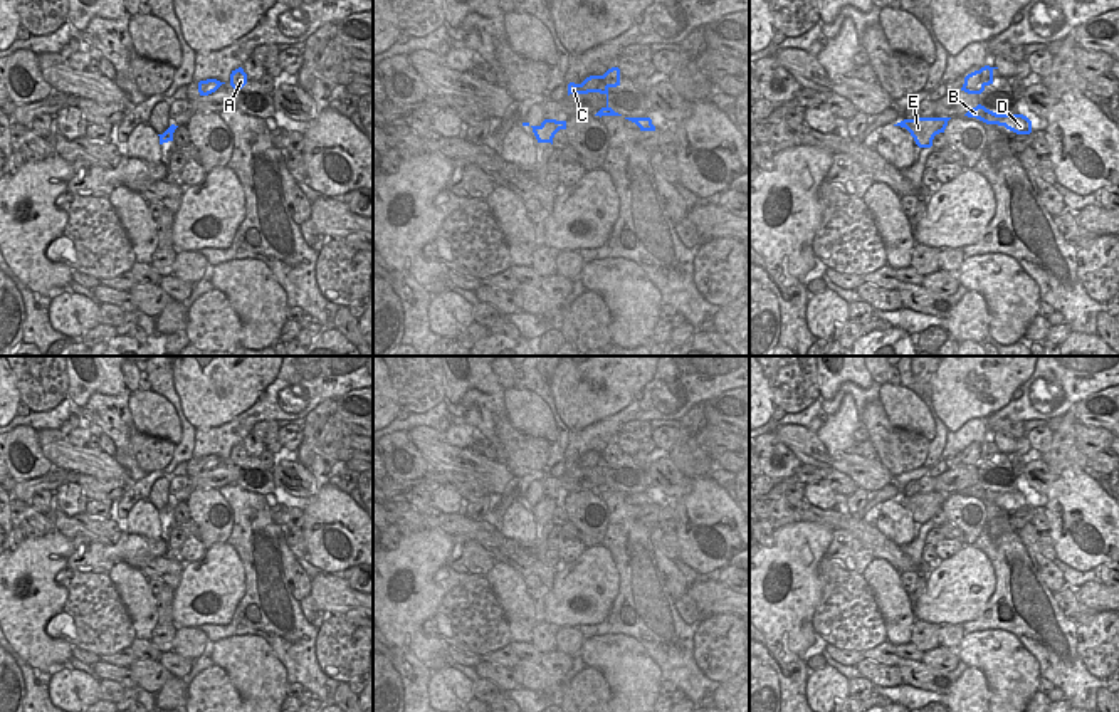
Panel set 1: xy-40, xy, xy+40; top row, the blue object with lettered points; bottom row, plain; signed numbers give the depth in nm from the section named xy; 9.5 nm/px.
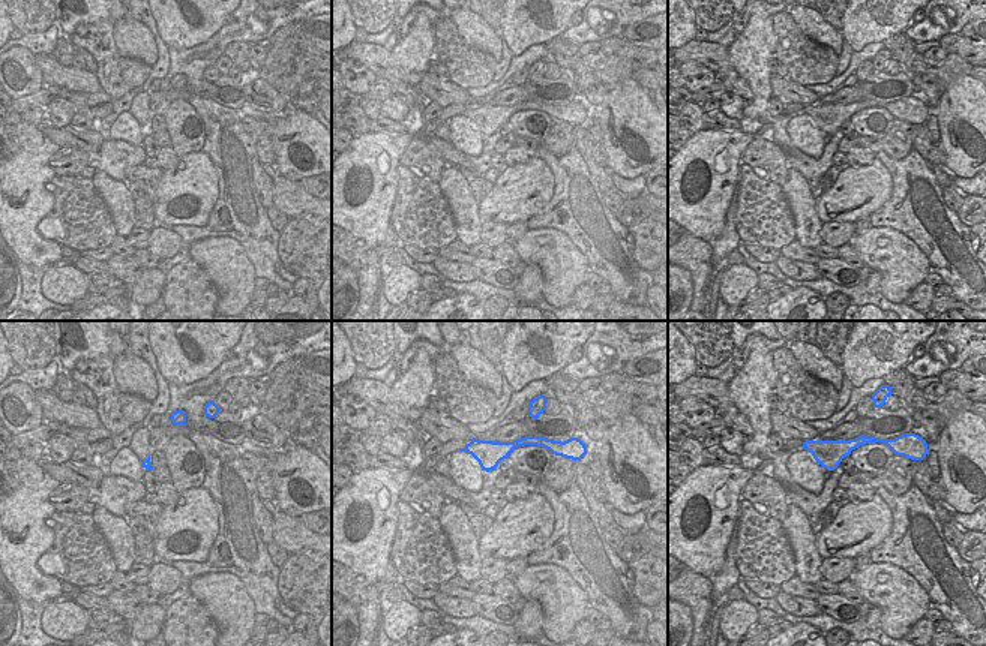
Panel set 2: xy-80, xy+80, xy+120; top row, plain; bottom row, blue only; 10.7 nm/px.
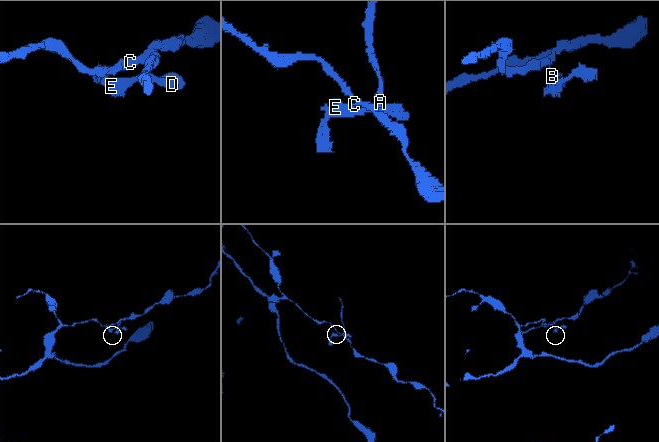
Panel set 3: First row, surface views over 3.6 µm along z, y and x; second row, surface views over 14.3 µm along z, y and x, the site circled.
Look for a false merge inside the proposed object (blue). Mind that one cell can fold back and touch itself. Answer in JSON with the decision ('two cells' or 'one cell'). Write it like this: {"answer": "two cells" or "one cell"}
{"answer": "one cell"}

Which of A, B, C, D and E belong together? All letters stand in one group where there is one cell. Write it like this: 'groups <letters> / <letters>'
groups A B C D E

